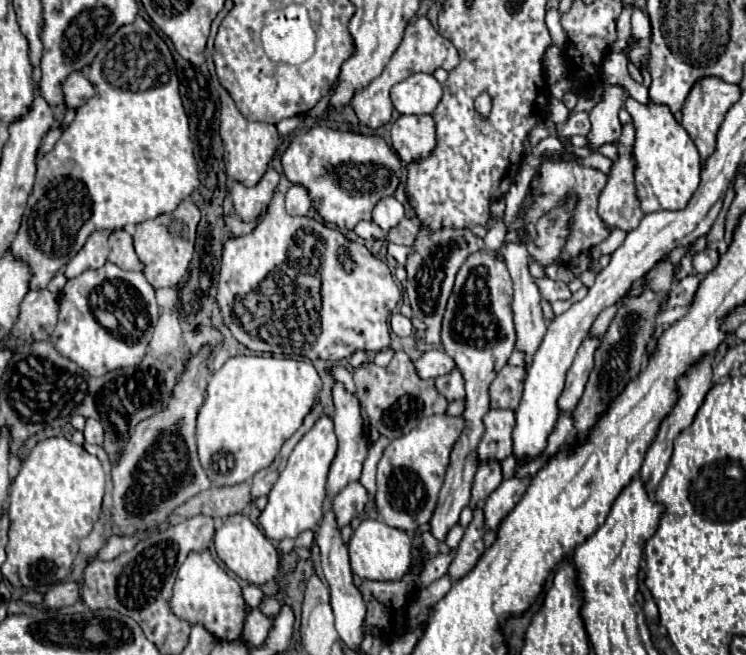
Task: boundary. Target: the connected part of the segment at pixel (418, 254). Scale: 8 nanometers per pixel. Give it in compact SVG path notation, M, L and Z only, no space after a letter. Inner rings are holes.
M426 228L420 230L416 242L414 242L414 254L406 260L408 280L406 280L406 294L410 298L410 306L416 318L428 324L424 332L424 340L428 344L440 344L440 322L446 308L446 300L454 286L454 276L458 268L462 266L464 258L472 252L478 252L484 248L482 238L474 236L468 228L466 230L452 230L442 228L438 232L430 232Z

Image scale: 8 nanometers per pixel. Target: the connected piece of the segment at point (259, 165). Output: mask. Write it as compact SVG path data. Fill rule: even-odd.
M216 84L216 90L220 94L220 138L224 144L224 164L226 164L226 174L232 176L234 180L242 182L244 186L254 186L266 172L278 144L280 136L274 124L264 124L264 122L248 122L238 108L234 106L234 100L230 94Z

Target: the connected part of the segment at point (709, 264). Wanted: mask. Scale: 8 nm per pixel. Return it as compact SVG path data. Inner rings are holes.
M706 248L706 250L702 250L694 256L694 270L700 276L710 274L716 268L716 264L718 264L718 252L712 250L712 248Z

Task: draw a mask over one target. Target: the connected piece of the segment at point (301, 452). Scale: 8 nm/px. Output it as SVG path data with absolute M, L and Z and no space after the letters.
M322 416L312 430L308 430L302 440L294 446L286 468L282 470L278 482L268 494L268 504L260 512L258 522L264 530L264 534L270 540L282 540L282 538L296 538L304 530L312 530L322 520L322 506L326 500L326 478L330 464L336 456L338 440L332 430L332 418Z

